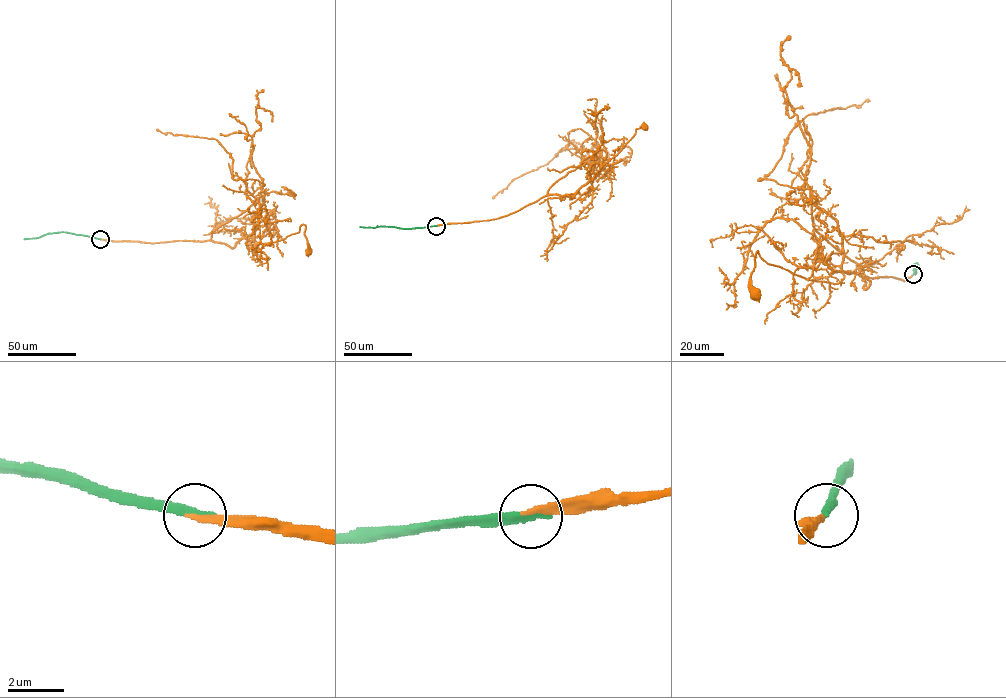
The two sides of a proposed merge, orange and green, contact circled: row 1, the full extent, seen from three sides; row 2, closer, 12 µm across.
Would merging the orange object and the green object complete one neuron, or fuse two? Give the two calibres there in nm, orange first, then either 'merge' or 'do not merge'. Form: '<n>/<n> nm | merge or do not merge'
240/360 nm | merge

